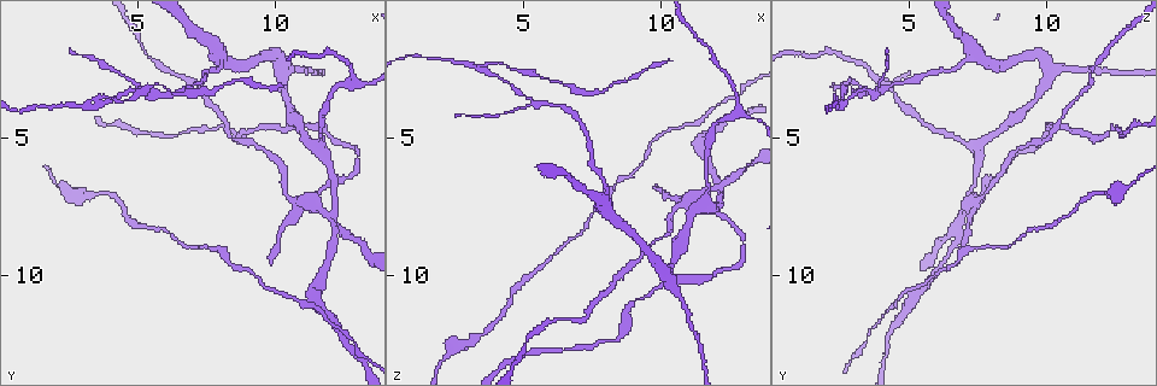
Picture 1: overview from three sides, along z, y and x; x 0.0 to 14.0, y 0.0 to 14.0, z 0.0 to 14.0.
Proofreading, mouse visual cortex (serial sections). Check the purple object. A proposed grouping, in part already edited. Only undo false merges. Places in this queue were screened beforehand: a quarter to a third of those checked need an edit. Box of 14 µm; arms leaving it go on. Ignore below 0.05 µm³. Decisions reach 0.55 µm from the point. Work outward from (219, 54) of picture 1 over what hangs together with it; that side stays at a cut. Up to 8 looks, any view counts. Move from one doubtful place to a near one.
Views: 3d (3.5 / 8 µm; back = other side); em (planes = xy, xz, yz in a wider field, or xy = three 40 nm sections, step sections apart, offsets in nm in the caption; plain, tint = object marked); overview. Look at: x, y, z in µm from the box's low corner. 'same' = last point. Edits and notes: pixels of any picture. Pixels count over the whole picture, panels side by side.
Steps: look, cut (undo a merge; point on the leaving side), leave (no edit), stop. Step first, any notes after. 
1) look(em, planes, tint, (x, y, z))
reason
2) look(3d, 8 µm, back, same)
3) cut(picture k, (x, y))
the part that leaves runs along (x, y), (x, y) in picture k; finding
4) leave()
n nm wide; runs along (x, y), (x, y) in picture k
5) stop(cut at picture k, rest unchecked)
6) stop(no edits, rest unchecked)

look(3d, 8 µm, (10.2, 2.5, 10.1))
thick turns thin

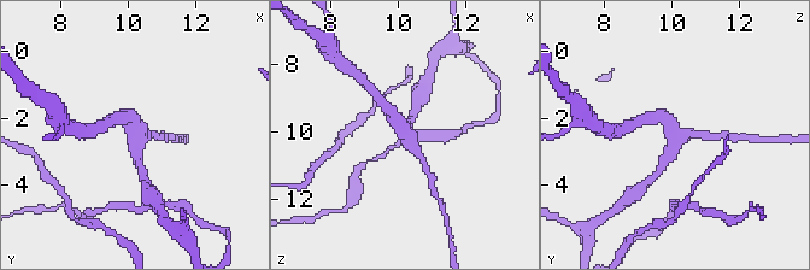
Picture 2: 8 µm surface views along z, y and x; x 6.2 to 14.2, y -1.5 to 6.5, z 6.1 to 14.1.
look(em, xy, step 3, tint, (10.3, 2.6, 10.1))
3 arms; arms of 250, 350, 450 nm

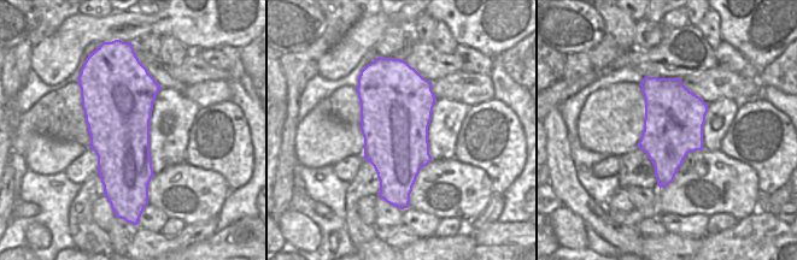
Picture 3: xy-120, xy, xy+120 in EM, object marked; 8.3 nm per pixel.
leave()
runs along (122, 117), (136, 130), (141, 168) in picture 2; continuous, no second cell

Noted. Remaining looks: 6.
look(3d, 3.5 µm, (11.4, 5.3, 7.5))
three arms meet

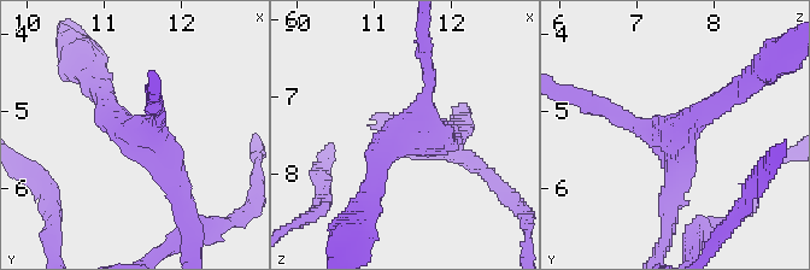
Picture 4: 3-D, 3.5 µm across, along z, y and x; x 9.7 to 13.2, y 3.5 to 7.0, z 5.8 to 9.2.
look(em, xy, step 3, tint, (11.40, 5.30, 7.55))
3 arms; arms of 200, 300, 350 nm

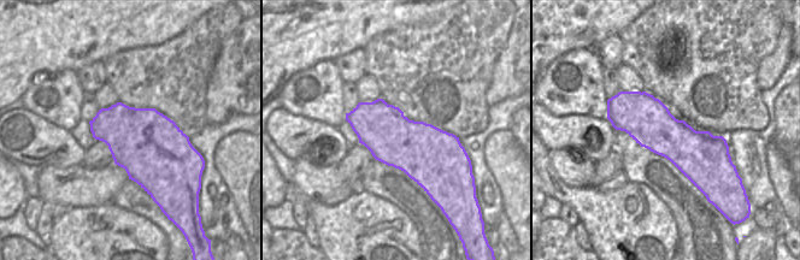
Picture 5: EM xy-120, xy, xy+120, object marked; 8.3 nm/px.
leave()
460 nm wide; runs along (101, 94), (182, 198) in picture 4; all the same cell

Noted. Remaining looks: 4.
look(3d, 3.5 µm, back, (5.4, 3.4, 3.8))
arms part here

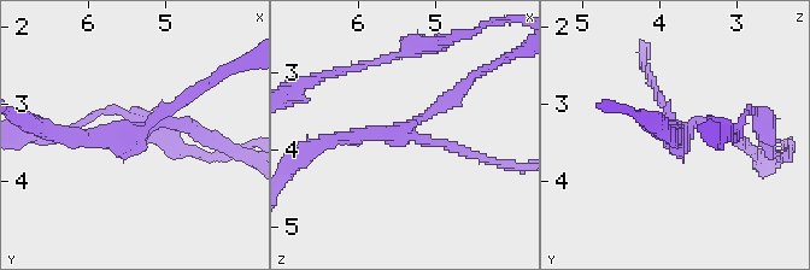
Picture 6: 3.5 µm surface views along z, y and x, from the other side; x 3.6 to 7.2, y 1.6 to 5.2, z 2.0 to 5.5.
look(em, xy, step 3, tint, (5.40, 3.40, 3.75))
3 arms; arms of 150, 150, 200 nm; now the EM

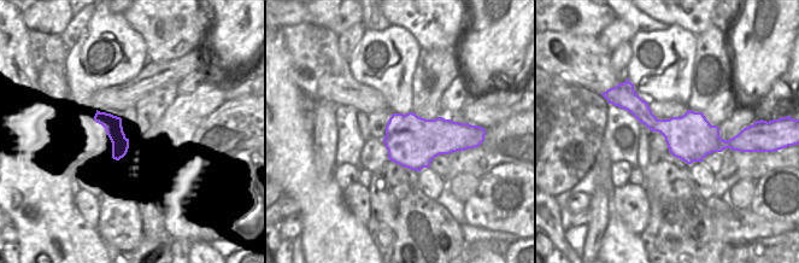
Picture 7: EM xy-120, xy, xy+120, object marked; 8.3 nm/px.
cut(picture 6, (661, 101))
the part that leaves runs along (670, 118), (643, 63) in picture 6; a second cell is stuck on

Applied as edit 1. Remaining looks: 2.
look(3d, 3.5 µm, (3.1, 3.9, 2.5))

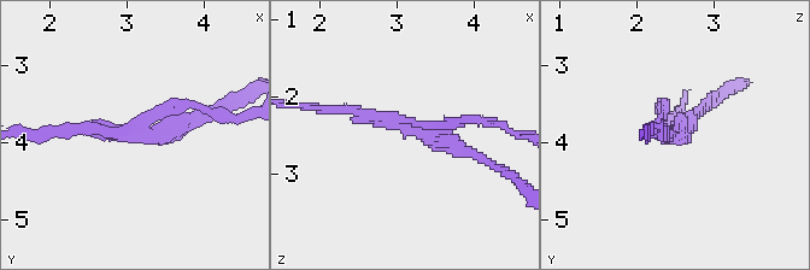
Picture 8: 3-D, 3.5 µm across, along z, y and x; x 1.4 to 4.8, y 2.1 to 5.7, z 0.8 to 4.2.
cut(picture 8, (451, 124))
the part that leaves runs along (415, 122), (479, 119), (518, 135) in picture 8; two cells meet here

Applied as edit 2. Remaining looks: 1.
stop(cut at picture 6, cut at picture 8, rest unchecked)

